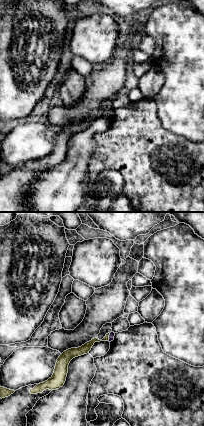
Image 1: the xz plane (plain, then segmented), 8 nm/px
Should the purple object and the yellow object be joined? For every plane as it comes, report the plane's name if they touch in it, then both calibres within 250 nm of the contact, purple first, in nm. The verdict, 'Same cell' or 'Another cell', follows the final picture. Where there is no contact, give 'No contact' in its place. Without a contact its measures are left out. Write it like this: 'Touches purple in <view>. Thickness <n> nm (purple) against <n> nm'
Touches purple in xz. Thickness 50 nm (purple) against 80 nm

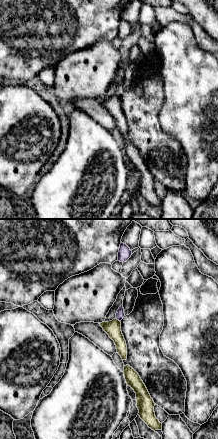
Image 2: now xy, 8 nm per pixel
Touches purple in xy. Thickness 70 nm (purple) against 130 nm

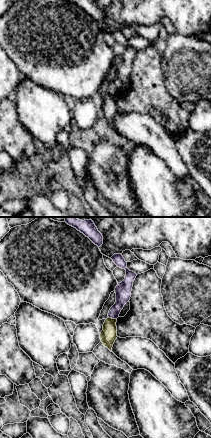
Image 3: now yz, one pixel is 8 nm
Touches purple in yz. Thickness 130 nm (purple) against 130 nm

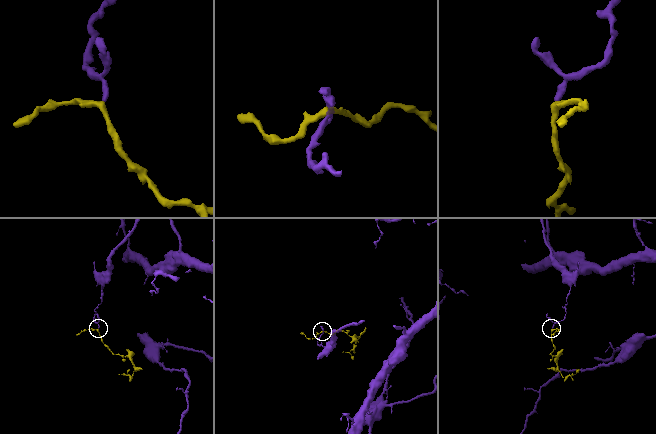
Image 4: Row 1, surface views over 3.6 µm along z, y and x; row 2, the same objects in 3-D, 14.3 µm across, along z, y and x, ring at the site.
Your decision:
Another cell

